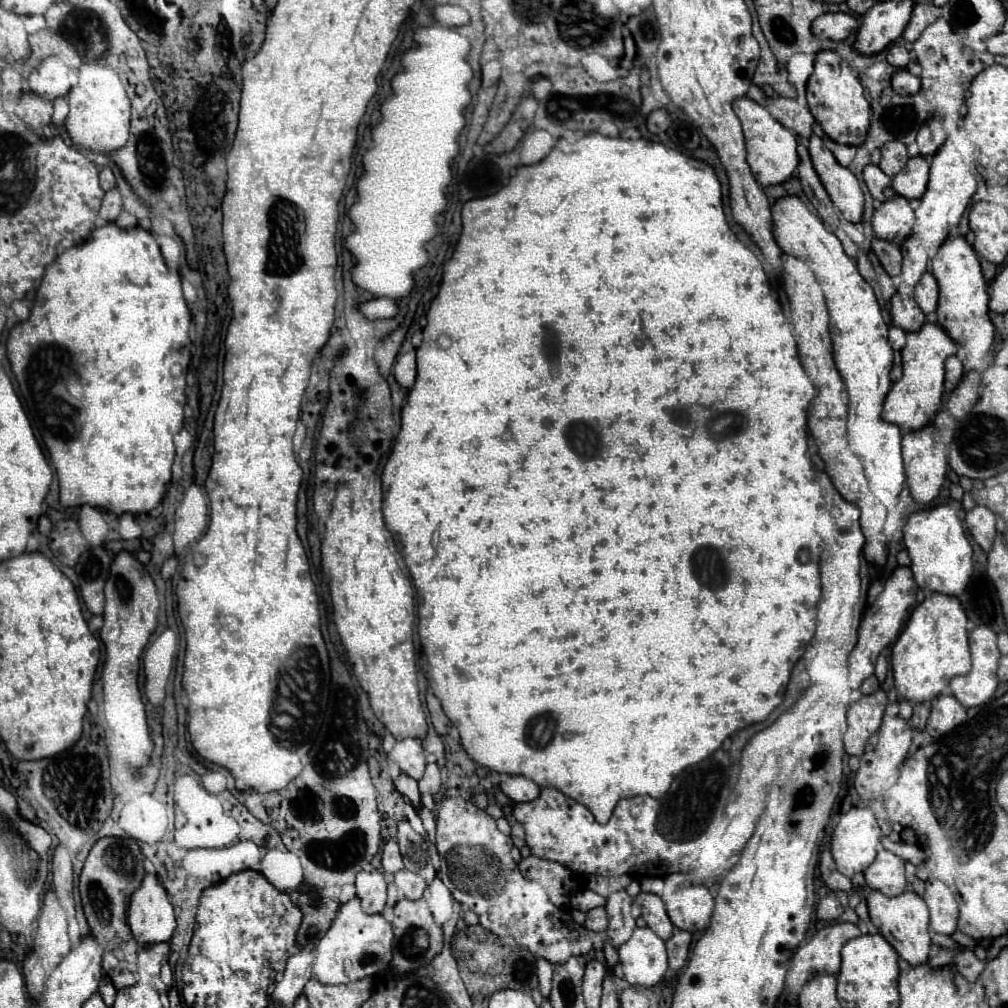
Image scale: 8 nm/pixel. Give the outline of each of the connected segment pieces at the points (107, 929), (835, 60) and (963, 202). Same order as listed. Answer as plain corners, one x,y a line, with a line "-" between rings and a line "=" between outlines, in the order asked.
102,837
94,843
88,853
88,859
80,873
80,895
92,935
106,949
104,951
103,970
110,975
116,989
136,983
136,961
138,961
138,941
130,933
126,921
128,897
132,889
144,879
144,853
132,837
=
836,51
816,53
814,71
806,83
806,99
816,121
832,141
844,145
860,145
864,141
870,125
870,105
864,97
860,79
854,77
848,61
844,61
=
950,139
944,141
944,145
932,155
930,163
930,179
928,179
928,189
920,197
920,205
914,211
916,213
916,223
914,223
914,235
920,239
920,243
926,249
938,249
950,235
950,231
960,223
974,191
978,187
978,181
970,167
962,161
960,151
954,147

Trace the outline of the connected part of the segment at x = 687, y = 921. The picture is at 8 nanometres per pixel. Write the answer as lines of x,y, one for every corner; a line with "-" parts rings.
684,885
668,897
666,911
674,927
686,929
690,933
702,931
712,917
714,897
704,885

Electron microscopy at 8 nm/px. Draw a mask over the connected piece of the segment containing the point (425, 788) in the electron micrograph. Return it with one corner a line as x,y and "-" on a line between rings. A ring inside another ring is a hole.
430,763
426,765
426,771
422,775
422,779
418,781
420,785
420,793
430,793
430,795
436,795
442,787
442,779
440,779
440,767
436,763

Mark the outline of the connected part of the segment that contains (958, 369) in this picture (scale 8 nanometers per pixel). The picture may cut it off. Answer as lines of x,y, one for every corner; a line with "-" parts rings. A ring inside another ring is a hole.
956,355
948,357
948,359
946,359
946,389
952,391
952,389
958,385
958,381
962,379
962,375
964,375
964,365
962,365
962,361
960,361

